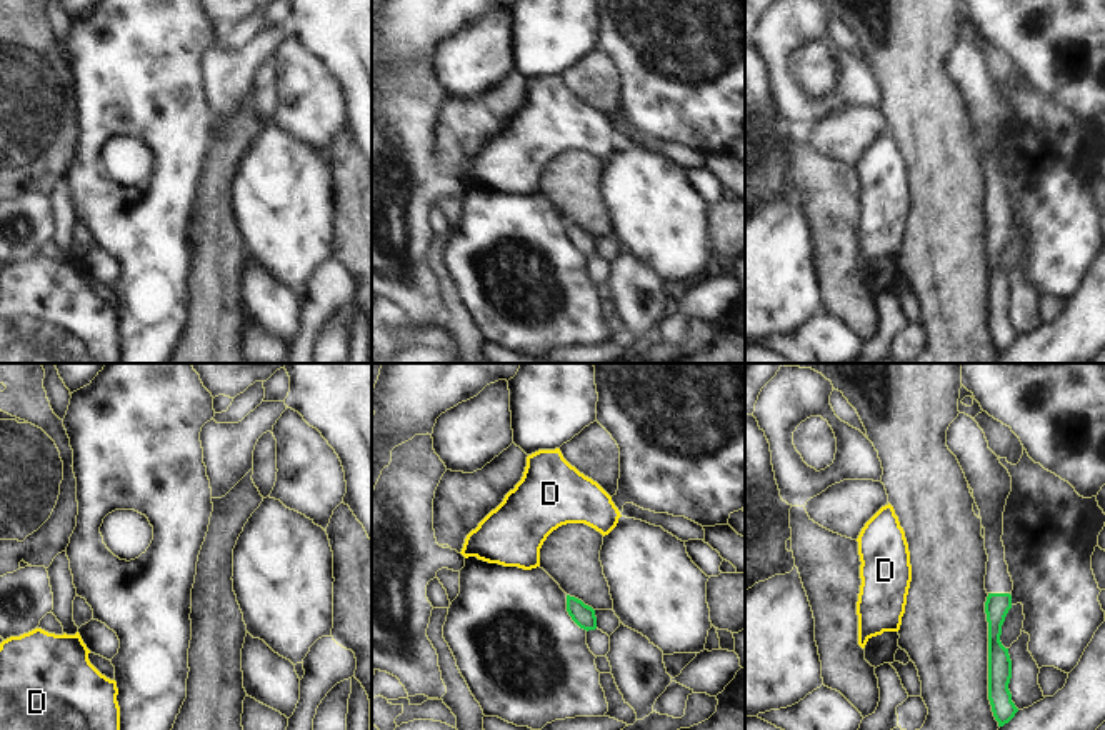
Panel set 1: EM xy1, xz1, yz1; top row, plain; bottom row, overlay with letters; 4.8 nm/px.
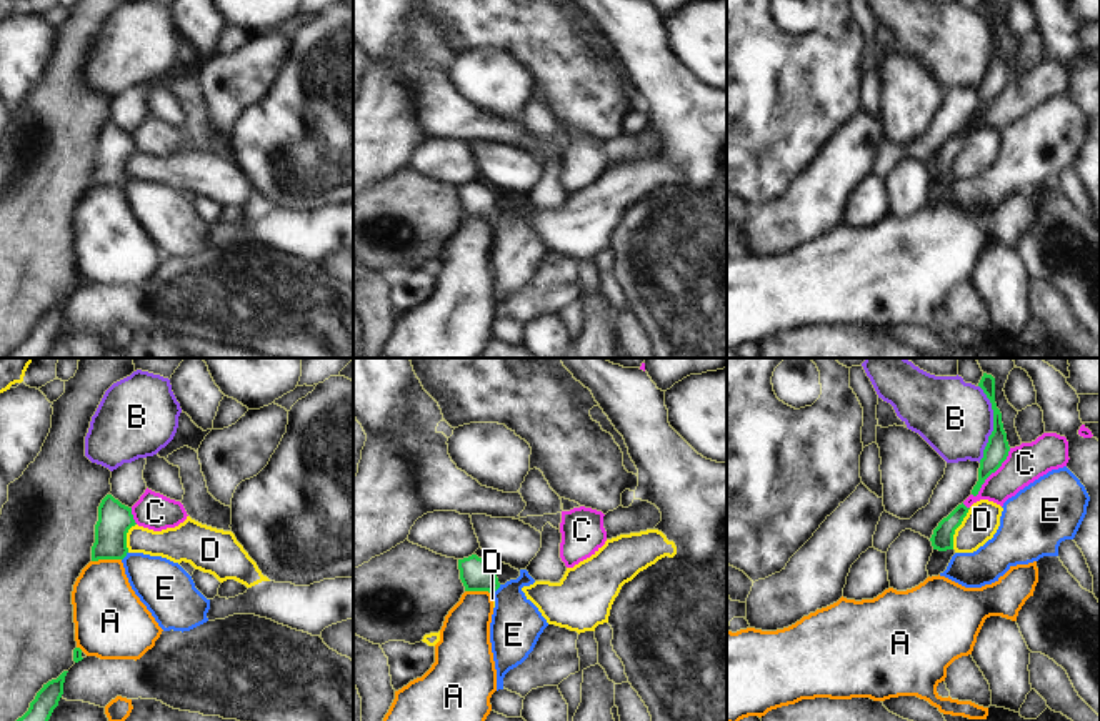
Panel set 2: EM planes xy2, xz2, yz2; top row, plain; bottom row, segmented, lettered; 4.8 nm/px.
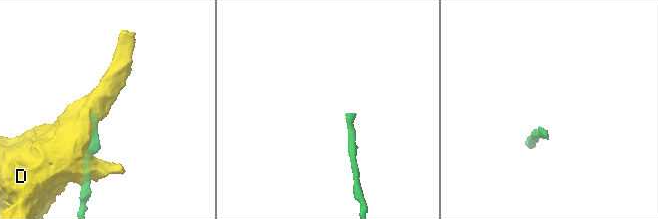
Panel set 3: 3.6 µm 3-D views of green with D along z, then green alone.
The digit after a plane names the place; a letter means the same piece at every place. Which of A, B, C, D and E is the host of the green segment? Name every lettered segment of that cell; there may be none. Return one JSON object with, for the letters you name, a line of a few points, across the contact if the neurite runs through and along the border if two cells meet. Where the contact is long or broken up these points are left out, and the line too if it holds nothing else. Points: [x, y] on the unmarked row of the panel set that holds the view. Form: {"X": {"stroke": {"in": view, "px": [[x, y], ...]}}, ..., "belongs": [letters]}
{"belongs": []}

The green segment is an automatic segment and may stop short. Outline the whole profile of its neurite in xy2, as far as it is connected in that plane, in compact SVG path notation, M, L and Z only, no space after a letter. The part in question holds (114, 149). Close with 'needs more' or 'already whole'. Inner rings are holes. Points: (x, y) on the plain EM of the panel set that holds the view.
M107 122L98 133L92 188L123 186L128 180L127 160L135 152L132 135Z; already whole

